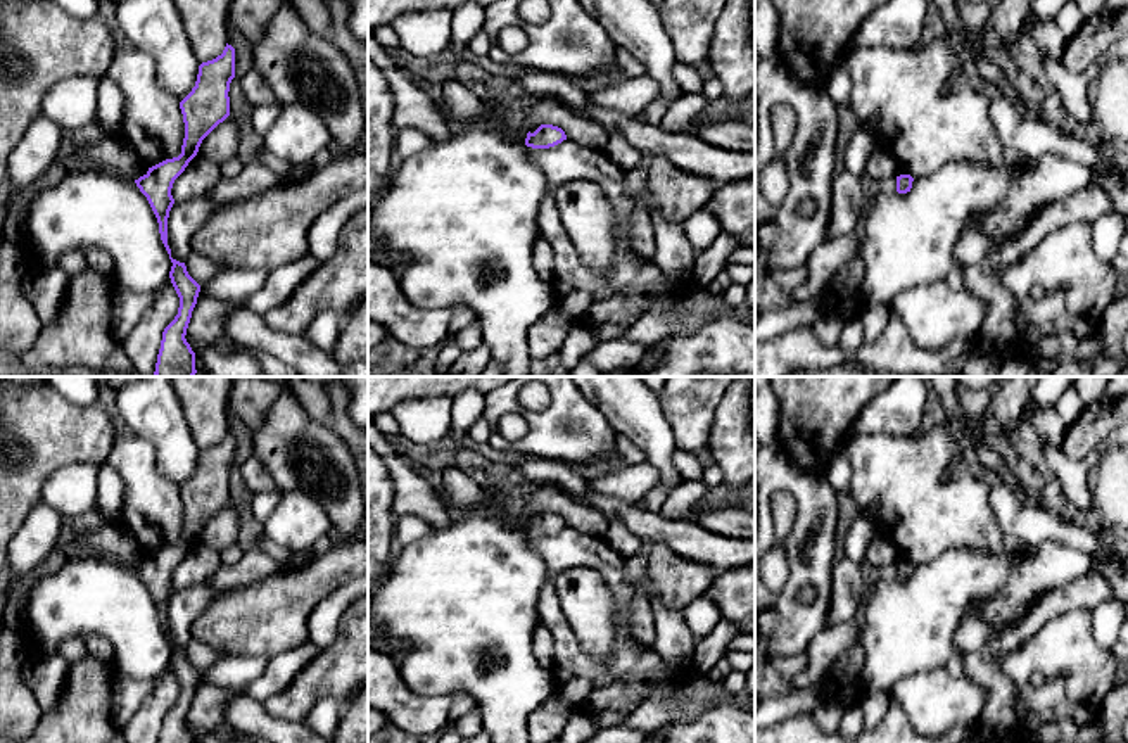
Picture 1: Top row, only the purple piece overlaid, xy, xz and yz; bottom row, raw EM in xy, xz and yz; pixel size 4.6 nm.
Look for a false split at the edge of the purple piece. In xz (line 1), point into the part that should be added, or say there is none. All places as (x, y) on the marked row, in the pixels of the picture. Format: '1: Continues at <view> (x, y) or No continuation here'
1: No continuation here

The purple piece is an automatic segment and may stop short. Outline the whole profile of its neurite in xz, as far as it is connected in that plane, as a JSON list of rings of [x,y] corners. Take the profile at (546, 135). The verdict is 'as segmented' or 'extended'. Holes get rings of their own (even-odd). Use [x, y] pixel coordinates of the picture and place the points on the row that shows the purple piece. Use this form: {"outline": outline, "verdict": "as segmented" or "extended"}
{"outline": [[[541,124],[534,133],[527,133],[525,145],[532,149],[549,149],[567,140],[561,128],[553,124]]], "verdict": "as segmented"}

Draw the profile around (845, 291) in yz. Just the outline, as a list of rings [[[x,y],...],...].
[[[853,256],[827,283],[827,314],[855,320],[867,308],[864,294],[865,263],[862,256]]]

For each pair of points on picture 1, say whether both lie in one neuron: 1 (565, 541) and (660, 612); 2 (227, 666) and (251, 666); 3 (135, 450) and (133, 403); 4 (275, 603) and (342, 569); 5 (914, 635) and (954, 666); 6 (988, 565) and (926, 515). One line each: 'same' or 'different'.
1: different
2: same
3: different
4: same
5: different
6: different

